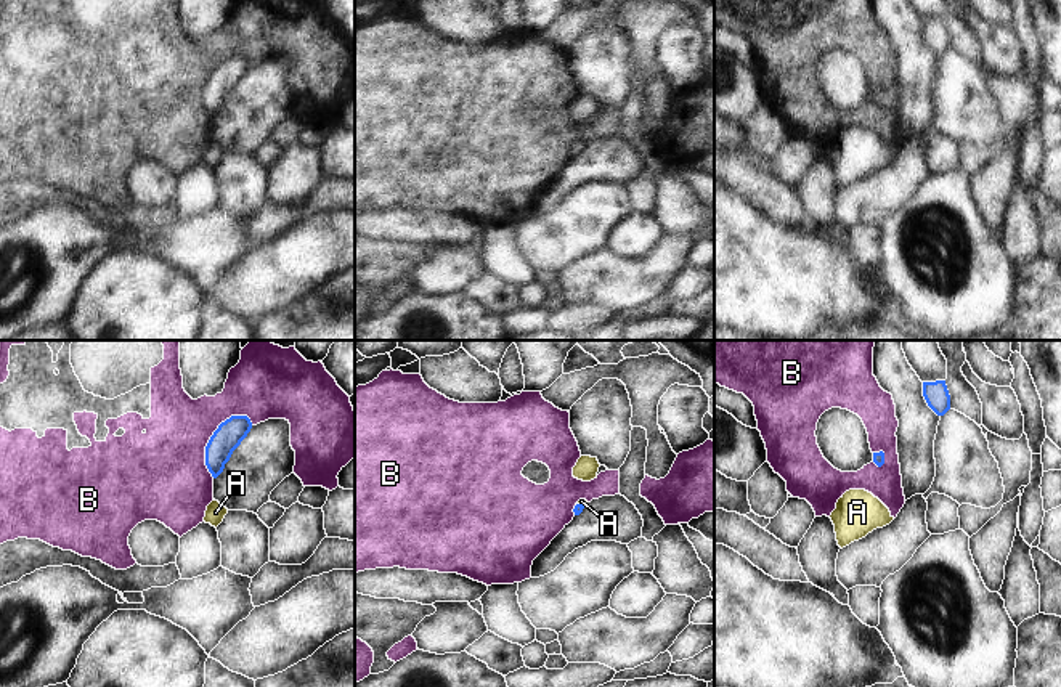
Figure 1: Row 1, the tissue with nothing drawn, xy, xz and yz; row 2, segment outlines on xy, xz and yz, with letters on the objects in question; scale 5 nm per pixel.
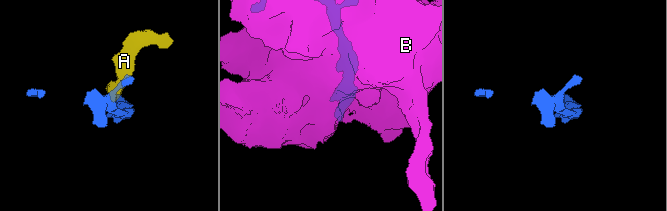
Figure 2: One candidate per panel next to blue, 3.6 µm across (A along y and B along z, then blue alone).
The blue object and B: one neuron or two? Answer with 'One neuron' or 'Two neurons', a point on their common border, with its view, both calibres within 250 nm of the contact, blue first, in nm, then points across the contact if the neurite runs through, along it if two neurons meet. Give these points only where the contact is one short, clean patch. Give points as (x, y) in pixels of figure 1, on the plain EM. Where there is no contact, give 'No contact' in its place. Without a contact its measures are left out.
Two neurons. Touches blue at xy (211, 79). Thickness 140 nm (blue) against 380 nm.

